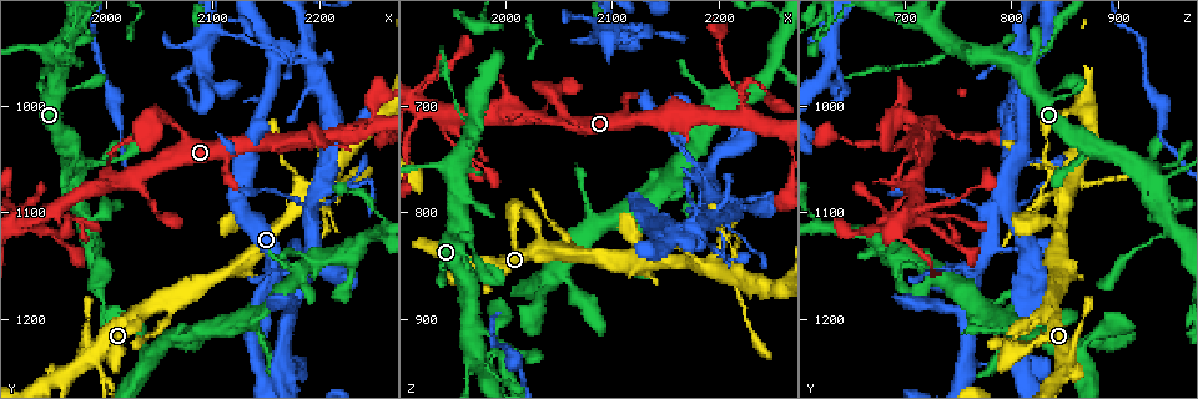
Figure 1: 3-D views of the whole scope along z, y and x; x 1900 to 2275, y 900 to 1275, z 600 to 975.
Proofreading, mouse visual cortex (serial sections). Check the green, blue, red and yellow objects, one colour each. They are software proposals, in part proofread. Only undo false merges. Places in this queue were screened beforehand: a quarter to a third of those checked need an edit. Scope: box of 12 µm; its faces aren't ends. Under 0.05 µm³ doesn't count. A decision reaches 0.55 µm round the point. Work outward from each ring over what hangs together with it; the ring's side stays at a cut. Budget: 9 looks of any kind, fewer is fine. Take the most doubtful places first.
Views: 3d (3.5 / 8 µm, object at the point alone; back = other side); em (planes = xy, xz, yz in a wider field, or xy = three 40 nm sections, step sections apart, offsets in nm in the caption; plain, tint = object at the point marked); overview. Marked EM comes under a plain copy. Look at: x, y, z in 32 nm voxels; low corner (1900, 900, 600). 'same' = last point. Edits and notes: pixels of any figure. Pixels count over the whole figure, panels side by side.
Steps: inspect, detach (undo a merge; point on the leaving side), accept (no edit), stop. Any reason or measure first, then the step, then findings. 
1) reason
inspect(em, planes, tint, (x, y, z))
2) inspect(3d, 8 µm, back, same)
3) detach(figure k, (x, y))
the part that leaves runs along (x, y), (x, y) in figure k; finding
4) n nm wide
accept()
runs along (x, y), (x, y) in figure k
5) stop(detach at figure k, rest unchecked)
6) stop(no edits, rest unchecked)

narrows sharply
inspect(3d, 3.5 µm, back, (2188, 956, 808))

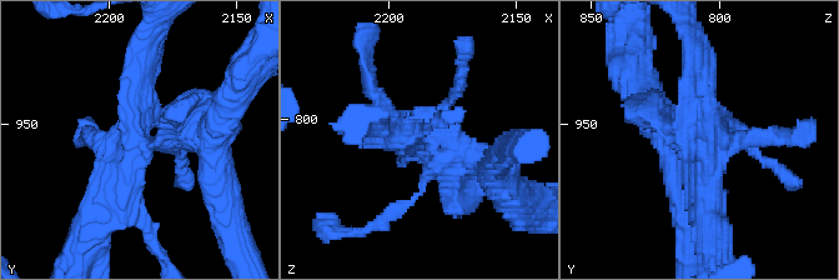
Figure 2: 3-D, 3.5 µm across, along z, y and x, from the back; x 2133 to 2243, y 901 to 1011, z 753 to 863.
need the tissue
inspect(em, xy, step 1, tint, (2188, 956, 805))

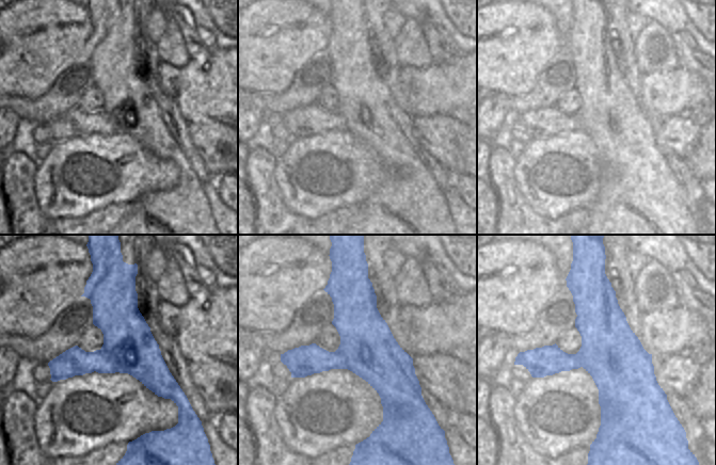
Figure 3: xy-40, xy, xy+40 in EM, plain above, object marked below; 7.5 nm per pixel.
accept()
runs along (210, 148), (134, 140), (106, 209) in figure 2; one cell here

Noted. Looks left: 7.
thin neck
inspect(3d, 3.5 µm, (2192, 1098, 782))

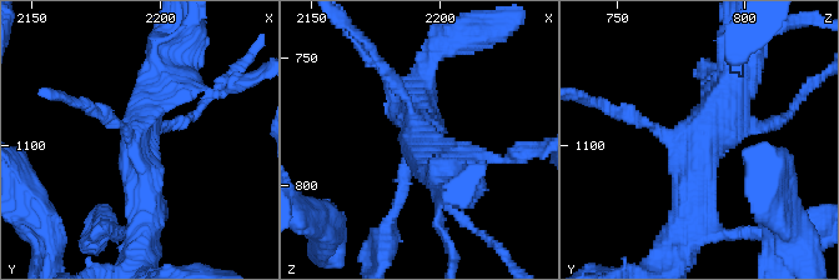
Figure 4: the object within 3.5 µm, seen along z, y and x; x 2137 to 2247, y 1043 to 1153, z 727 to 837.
shape alone is not enough
inspect(em, xy, step 3, tint, (2191, 1096, 783))

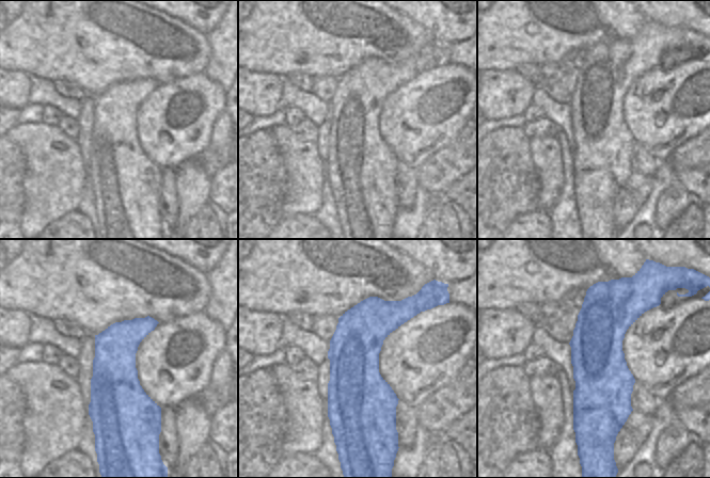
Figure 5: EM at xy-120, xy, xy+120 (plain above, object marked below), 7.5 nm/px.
440 nm wide
accept()
runs along (740, 69), (702, 130), (692, 218) in figure 4; all the same cell

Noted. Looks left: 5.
calibre changes
inspect(3d, 3.5 µm, (1962, 1064, 948))

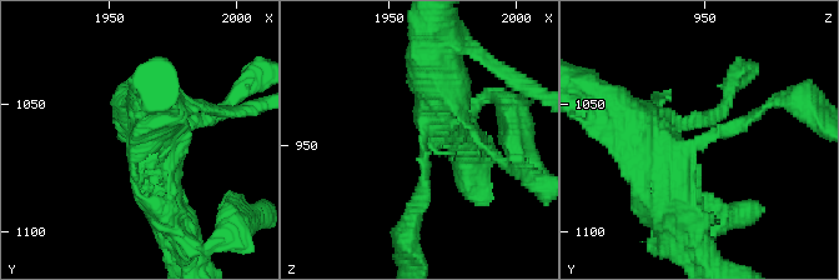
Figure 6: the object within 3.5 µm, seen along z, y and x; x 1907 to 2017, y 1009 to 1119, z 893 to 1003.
3 arms; arms of 150, 500, 500 nm
inspect(em, xy, step 1, tint, (1964, 1066, 949))

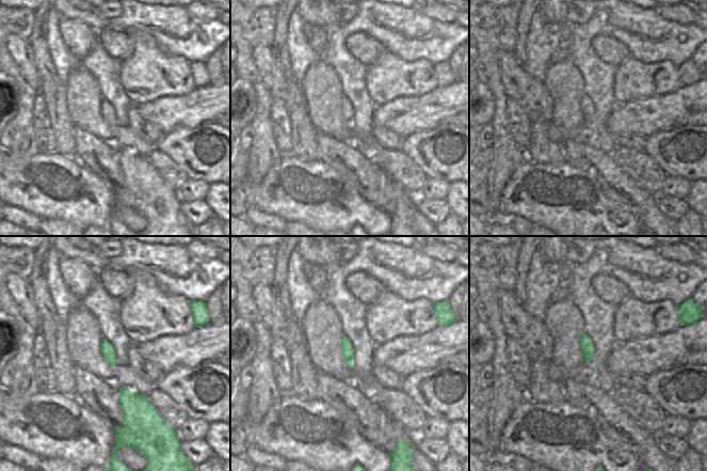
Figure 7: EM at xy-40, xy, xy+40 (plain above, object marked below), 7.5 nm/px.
accept()
runs along (438, 83), (423, 194), (408, 208) in figure 6; continuous, no second cell

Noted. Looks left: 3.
calibre changes
inspect(3d, 3.5 µm, back, (1968, 956, 736))

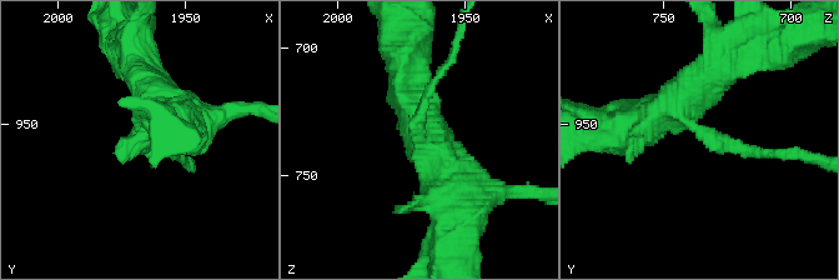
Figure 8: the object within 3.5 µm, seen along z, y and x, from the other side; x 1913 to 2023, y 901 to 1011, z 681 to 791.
need the tissue
inspect(em, xy, step 5, tint, (1968, 955, 733))

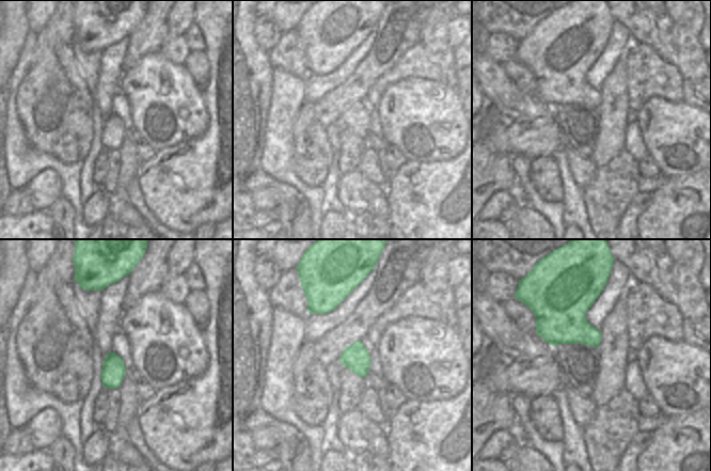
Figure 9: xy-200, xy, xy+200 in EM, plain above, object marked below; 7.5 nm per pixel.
detach(figure 8, (740, 148))
the part that leaves runs along (699, 133), (748, 151), (805, 155) in figure 8; two cells meet here

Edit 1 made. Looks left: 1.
stop(detach at figure 8, rest unchecked)

